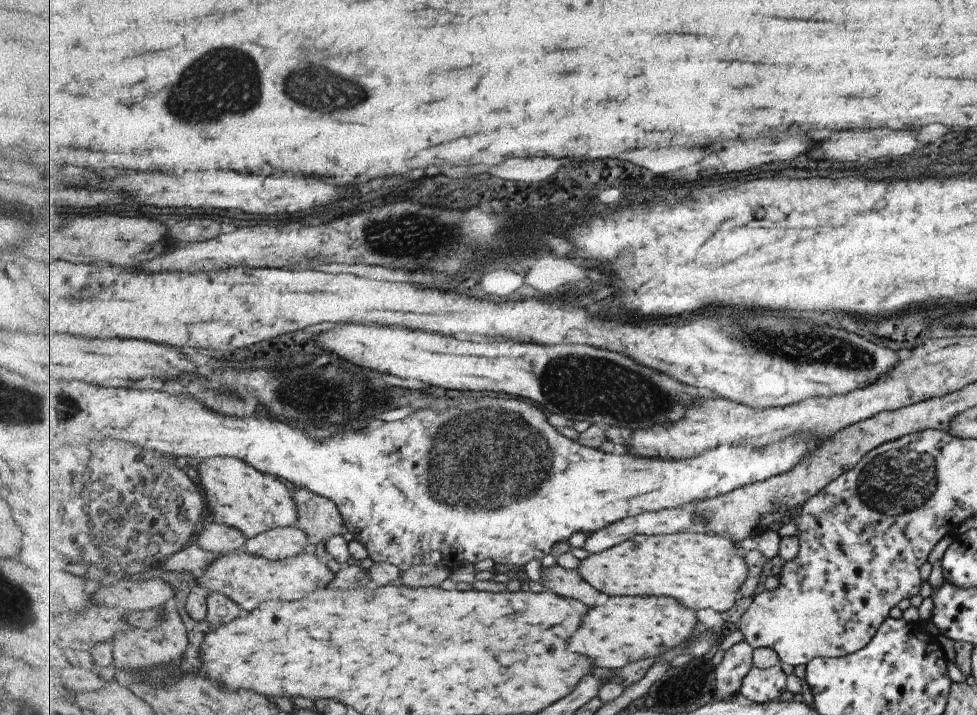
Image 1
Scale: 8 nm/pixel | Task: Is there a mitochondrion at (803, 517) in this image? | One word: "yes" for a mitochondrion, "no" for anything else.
no

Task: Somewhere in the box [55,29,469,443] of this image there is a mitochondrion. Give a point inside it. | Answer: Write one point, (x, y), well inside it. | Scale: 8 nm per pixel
(232, 69)

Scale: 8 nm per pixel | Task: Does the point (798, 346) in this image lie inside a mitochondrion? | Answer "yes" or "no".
yes

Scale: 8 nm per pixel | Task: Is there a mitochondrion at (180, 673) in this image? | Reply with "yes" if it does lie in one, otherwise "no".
no

